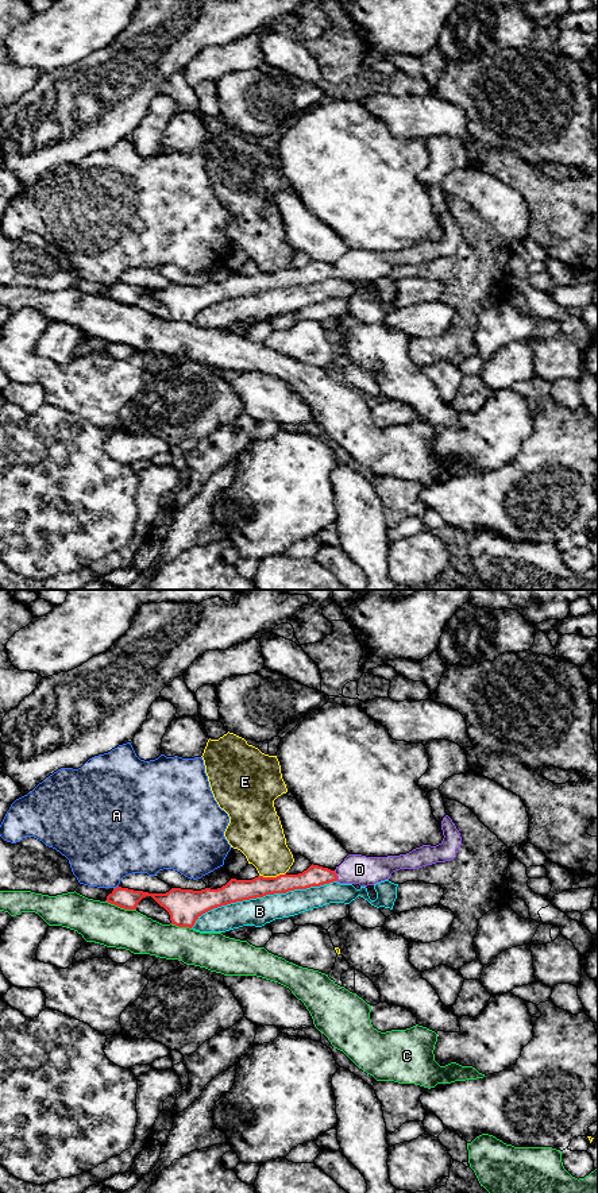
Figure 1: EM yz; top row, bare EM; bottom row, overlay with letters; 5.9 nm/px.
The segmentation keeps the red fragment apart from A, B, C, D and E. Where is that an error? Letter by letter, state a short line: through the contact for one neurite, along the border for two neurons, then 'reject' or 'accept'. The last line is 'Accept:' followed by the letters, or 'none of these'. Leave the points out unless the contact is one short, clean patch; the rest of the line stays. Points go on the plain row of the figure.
A: reject
B: reject
C: reject
D: line yz (315, 271), (336, 271), (359, 265); accept
E: reject
Accept: D

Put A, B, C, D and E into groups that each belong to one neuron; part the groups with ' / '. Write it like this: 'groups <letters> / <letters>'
groups A / B / C / D / E

